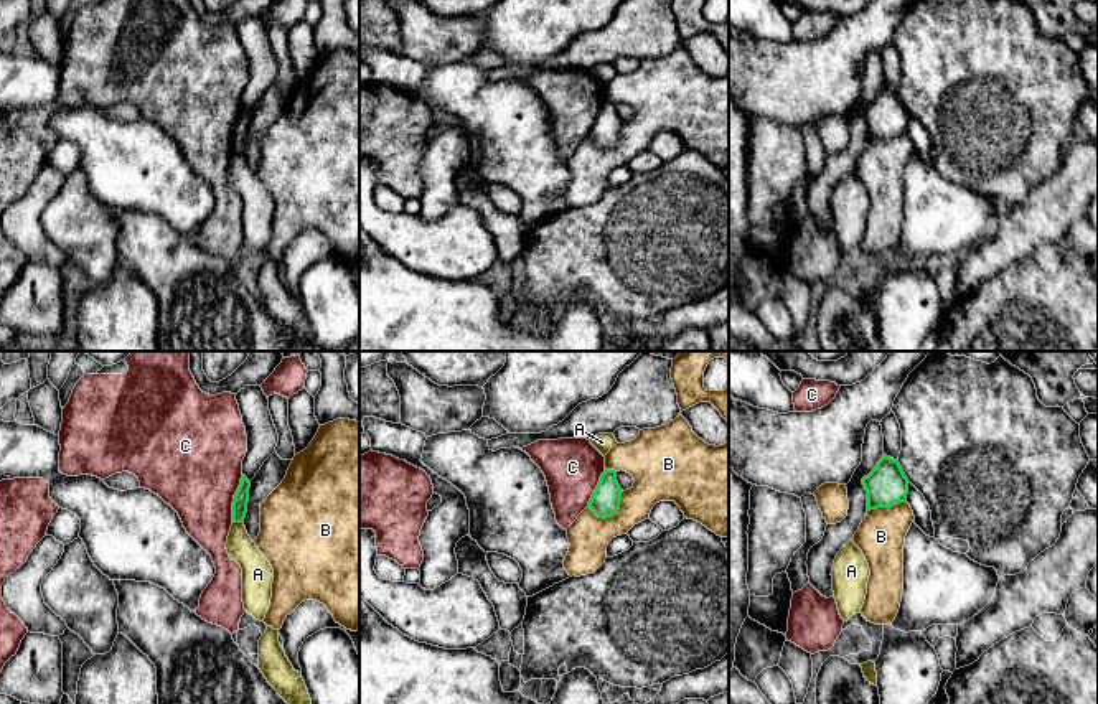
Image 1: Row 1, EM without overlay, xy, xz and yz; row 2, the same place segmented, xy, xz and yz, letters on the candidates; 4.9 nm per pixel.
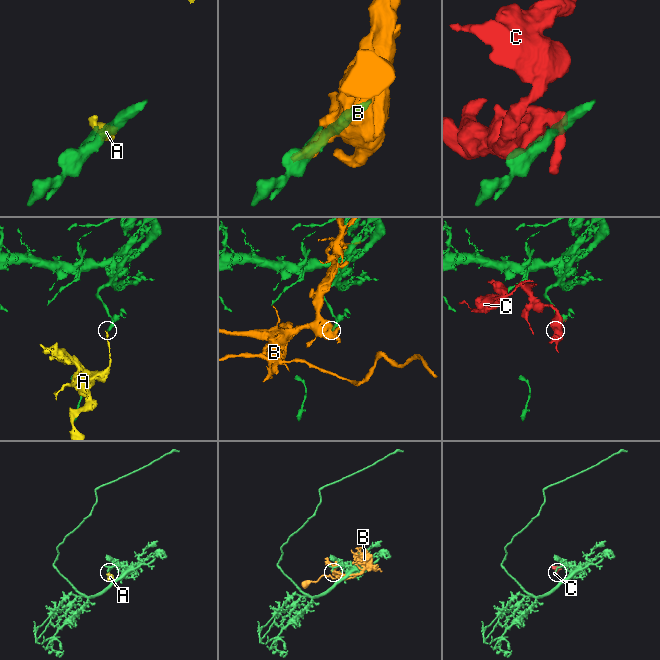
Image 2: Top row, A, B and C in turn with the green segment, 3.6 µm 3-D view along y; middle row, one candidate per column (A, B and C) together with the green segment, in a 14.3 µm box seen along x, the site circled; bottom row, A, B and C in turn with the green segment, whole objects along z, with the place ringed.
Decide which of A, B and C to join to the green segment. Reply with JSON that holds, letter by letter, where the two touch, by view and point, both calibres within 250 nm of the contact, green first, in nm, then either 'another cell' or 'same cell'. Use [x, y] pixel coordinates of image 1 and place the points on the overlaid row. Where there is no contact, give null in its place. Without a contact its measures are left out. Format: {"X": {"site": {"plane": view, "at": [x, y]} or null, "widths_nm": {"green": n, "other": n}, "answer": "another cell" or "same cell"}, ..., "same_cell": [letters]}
{"A": {"site": {"plane": "xy", "at": [238, 521]}, "widths_nm": {"green": 80, "other": 140}, "answer": "another cell"}, "B": {"site": {"plane": "xz", "at": [612, 515]}, "widths_nm": {"green": 140, "other": 200}, "answer": "another cell"}, "C": {"site": {"plane": "xy", "at": [234, 498]}, "widths_nm": {"green": 80, "other": 460}, "answer": "another cell"}, "same_cell": []}

